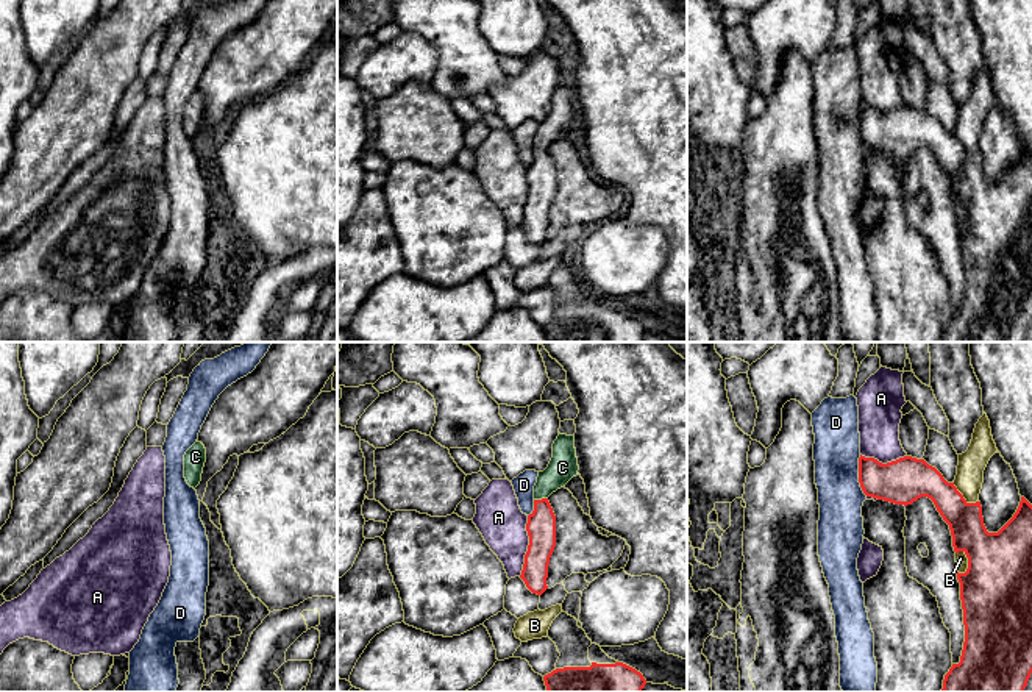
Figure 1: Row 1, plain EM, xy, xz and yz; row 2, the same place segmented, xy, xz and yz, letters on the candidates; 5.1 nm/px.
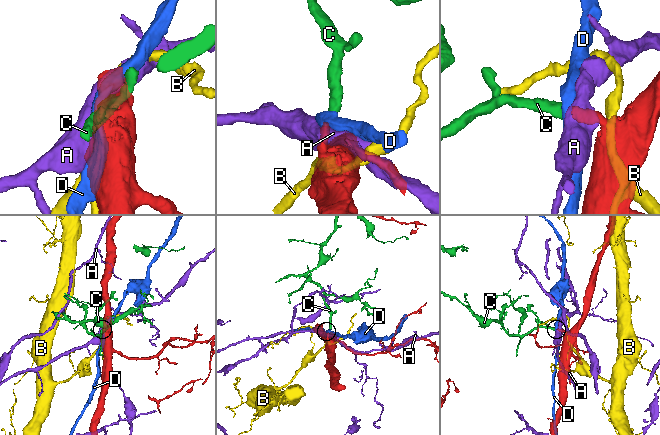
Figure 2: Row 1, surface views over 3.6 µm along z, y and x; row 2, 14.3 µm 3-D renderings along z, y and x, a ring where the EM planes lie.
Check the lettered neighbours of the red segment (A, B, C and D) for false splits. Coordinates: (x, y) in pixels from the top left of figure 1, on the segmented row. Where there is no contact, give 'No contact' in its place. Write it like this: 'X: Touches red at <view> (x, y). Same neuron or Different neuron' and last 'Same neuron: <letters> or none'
A: Touches red at xz (528, 545). Different neuron
B: Touches red at yz (968, 564). Different neuron
C: Touches red at xz (542, 499). Same neuron
D: Touches red at yz (859, 475). Different neuron
Same neuron: C

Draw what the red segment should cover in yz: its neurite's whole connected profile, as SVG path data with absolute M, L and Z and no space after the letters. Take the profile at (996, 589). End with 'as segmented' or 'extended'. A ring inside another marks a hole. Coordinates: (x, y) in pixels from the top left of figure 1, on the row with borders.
M860 455L859 483L867 497L895 505L931 498L949 525L954 551L968 558L966 572L957 572L965 642L960 662L945 675L941 692L1024 692L1032 673L1032 505L1021 497L1013 517L998 533L988 533L980 501L968 503L924 459L904 456L882 464Z; as segmented

